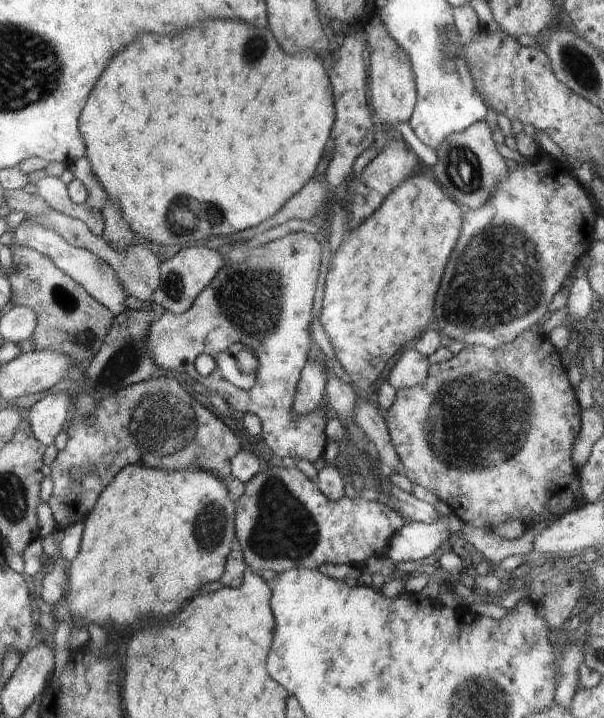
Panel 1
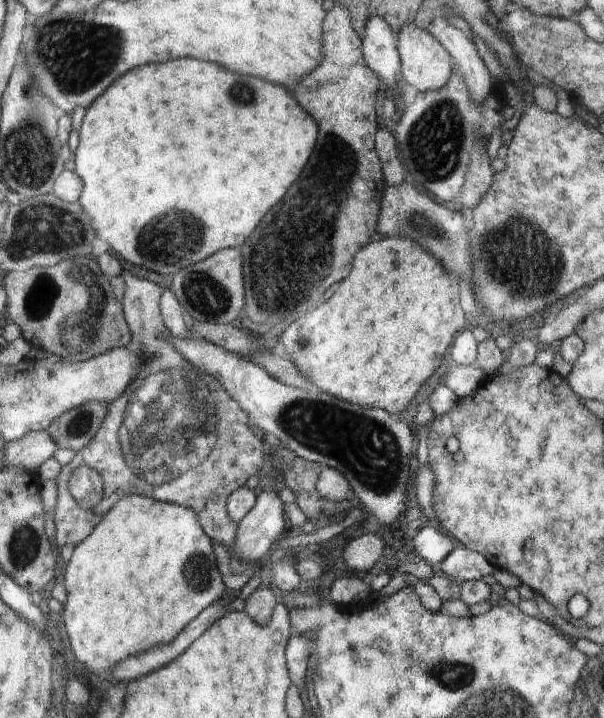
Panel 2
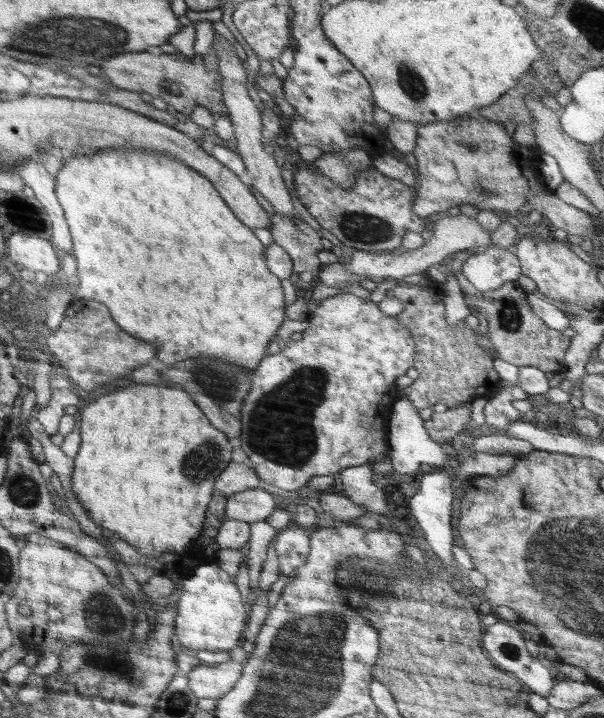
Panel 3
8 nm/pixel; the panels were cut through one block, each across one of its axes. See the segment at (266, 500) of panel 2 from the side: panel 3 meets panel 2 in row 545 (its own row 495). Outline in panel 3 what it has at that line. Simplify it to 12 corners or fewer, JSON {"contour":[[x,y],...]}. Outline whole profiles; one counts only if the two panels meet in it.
{"contour":[[258,486],[227,498],[225,516],[248,524],[274,512],[277,496]]}

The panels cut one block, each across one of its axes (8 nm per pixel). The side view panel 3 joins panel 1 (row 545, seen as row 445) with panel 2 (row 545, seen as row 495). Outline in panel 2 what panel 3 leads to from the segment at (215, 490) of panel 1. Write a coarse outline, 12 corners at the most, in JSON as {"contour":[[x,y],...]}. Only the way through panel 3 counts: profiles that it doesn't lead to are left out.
{"contour":[[124,496],[63,565],[78,662],[113,680],[227,594],[196,512]]}

